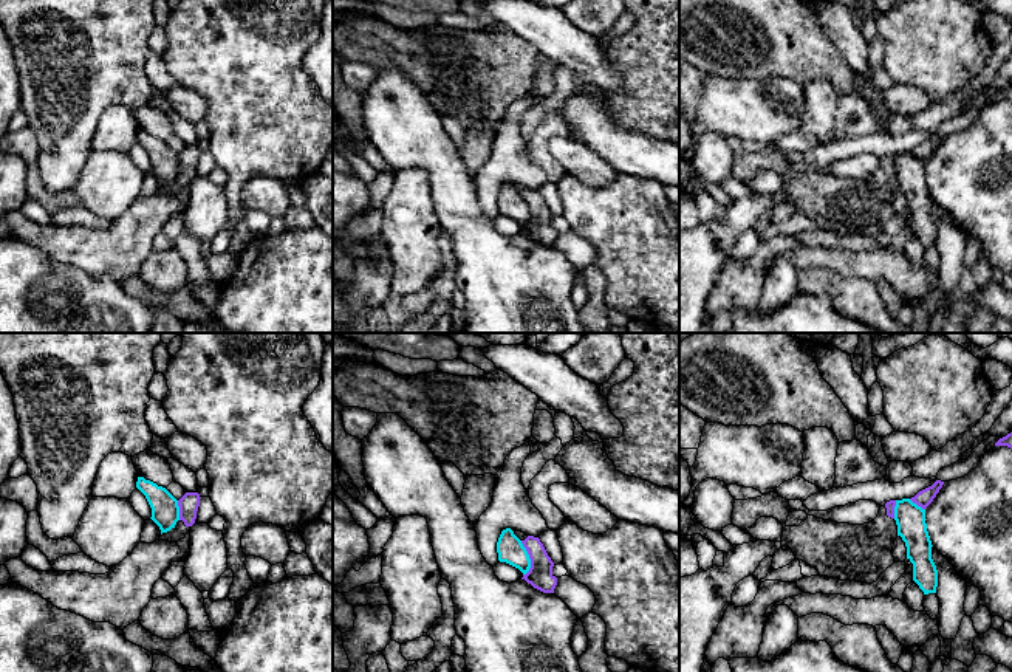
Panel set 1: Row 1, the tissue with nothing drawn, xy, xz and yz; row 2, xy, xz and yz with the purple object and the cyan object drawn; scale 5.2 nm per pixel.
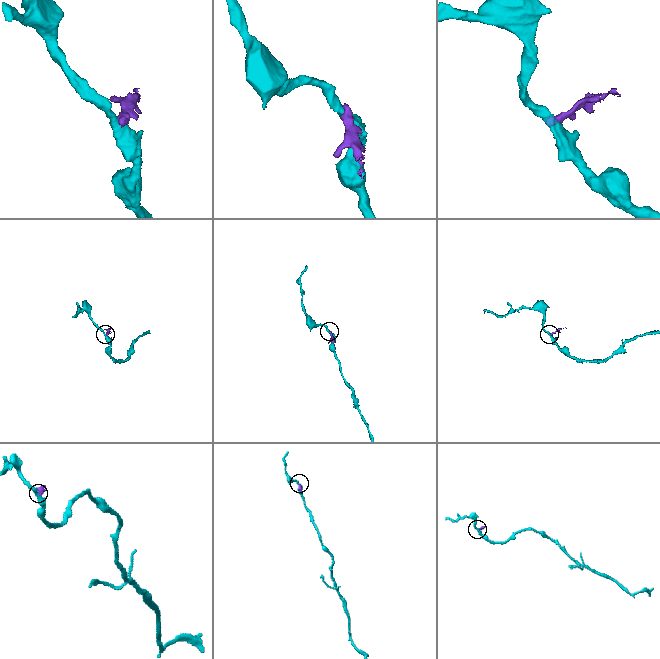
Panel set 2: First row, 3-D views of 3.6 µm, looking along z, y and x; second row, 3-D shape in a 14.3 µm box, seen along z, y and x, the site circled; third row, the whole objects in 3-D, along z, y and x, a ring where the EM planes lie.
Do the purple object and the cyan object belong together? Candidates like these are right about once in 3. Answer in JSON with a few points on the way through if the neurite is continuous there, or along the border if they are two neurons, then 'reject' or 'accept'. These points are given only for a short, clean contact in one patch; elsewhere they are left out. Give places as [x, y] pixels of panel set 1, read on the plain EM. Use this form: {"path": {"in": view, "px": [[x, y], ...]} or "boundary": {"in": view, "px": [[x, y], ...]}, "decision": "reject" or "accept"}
{"boundary": {"in": "xz", "px": [[520, 194], [529, 212], [529, 223], [525, 228]]}, "decision": "reject"}

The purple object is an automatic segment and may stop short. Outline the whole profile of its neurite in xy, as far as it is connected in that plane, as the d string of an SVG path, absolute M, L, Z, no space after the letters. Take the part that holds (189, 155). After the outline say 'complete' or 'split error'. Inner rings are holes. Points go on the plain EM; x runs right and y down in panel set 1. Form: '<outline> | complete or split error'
M186 146L178 153L179 173L176 175L176 178L170 184L162 186L159 194L178 195L186 190L190 180L195 177L197 164L200 159L200 152L201 150L198 146Z | split error

